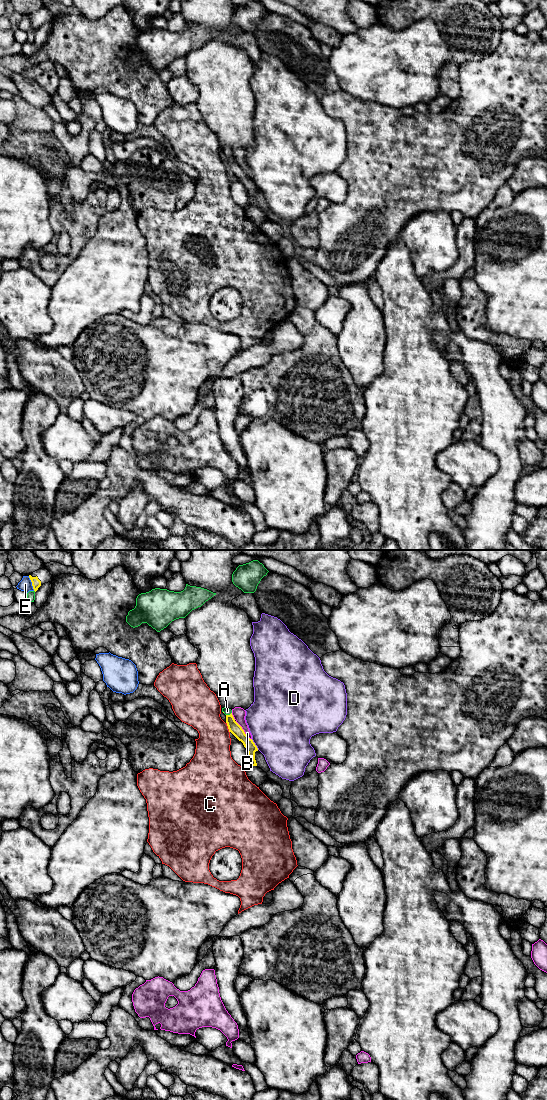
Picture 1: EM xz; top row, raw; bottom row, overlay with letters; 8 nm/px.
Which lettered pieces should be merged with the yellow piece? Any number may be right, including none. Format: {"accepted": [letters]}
{"accepted": ["A"]}

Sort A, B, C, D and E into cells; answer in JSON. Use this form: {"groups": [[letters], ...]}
{"groups": [["A"], ["B"], ["C"], ["D"], ["E"]]}

